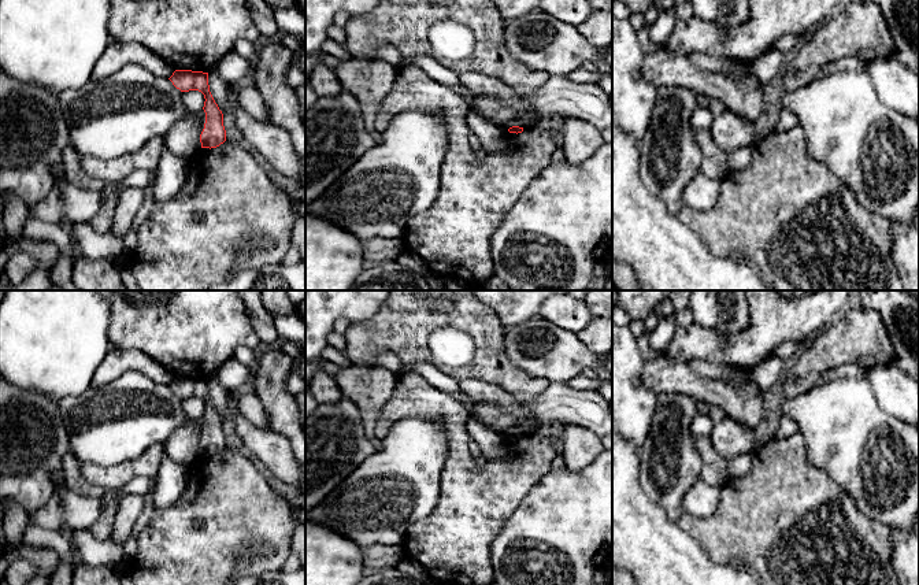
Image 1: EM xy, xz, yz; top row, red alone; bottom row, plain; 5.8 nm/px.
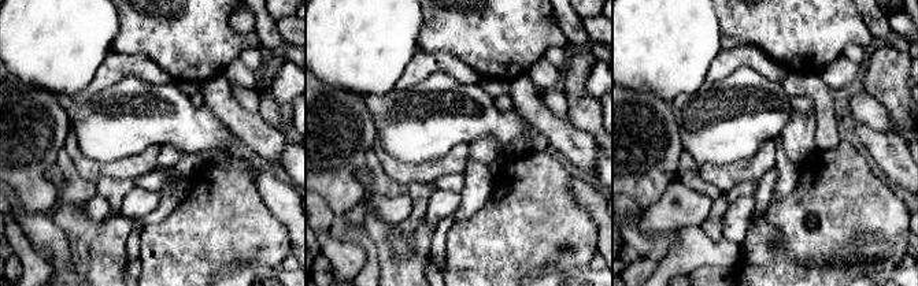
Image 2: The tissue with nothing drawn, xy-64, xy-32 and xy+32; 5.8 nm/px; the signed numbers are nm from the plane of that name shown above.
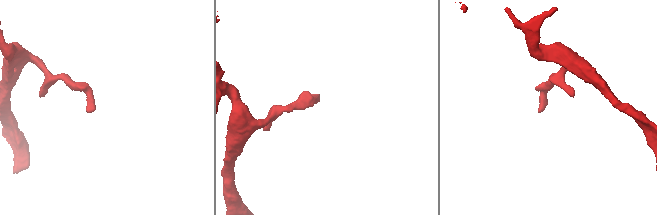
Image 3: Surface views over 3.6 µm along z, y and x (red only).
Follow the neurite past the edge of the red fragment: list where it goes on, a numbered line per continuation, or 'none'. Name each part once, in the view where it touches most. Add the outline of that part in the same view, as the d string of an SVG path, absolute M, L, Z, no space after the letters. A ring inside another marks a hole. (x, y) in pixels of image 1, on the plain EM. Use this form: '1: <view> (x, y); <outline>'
none

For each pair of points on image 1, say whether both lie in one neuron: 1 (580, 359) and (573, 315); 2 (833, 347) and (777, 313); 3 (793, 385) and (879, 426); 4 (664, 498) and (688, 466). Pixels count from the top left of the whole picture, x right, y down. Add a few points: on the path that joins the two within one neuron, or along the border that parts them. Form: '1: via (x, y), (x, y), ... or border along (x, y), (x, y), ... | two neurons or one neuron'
1: border along (545, 319), (575, 333) | two neurons
2: border along (834, 319), (821, 330) | two neurons
3: border along (818, 384), (803, 393), (786, 399) | two neurons
4: via (666, 489), (680, 474) | one neuron

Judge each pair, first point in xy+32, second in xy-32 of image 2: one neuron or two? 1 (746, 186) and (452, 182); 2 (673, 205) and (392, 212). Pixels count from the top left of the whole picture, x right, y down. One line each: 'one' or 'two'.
1: one
2: one

